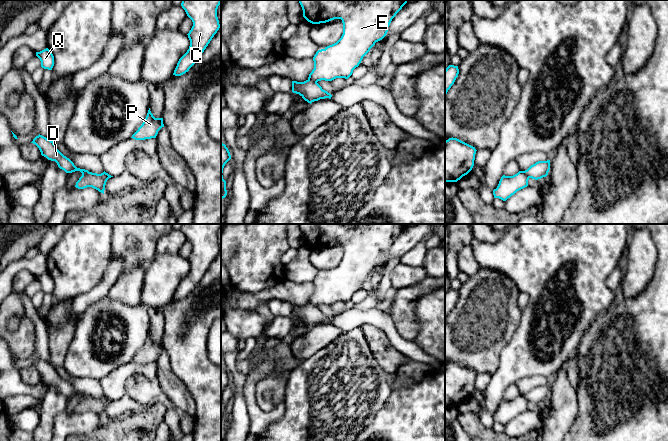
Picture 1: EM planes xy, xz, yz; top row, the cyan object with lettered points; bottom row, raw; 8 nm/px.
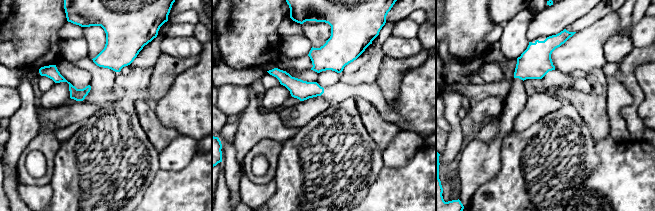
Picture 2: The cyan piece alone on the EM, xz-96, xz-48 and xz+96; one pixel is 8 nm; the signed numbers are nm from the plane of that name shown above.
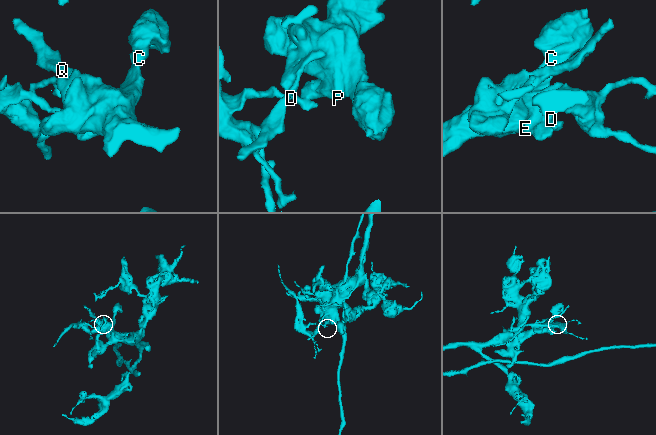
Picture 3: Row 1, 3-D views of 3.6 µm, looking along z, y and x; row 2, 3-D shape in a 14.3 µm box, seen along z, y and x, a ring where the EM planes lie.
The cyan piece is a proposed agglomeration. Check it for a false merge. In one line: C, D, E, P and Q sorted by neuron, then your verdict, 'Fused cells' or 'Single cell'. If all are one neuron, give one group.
Groups: C E P Q / D. Fused cells

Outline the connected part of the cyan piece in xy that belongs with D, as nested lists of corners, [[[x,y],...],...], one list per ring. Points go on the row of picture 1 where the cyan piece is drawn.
[[[39,134],[31,143],[35,144],[39,148],[42,156],[46,157],[48,160],[55,161],[58,167],[66,173],[80,171],[82,175],[85,175],[89,172],[88,170],[77,168],[69,158],[64,156],[57,149],[54,142],[50,139]]]

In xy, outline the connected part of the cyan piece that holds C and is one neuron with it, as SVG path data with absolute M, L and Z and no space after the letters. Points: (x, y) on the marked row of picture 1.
M182 0L181 6L185 10L187 16L192 20L193 26L189 31L188 38L190 46L187 52L179 59L173 75L181 76L189 71L189 69L200 58L214 35L217 33L221 25L217 17L217 9L221 4L221 0Z

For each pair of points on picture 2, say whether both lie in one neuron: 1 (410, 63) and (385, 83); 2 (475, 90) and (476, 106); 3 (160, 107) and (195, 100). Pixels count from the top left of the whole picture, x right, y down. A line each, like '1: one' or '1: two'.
1: one
2: two
3: one

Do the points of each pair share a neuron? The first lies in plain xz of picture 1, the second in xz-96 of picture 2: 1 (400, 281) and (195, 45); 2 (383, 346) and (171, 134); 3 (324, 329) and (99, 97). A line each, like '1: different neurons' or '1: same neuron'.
1: same neuron
2: same neuron
3: different neurons

